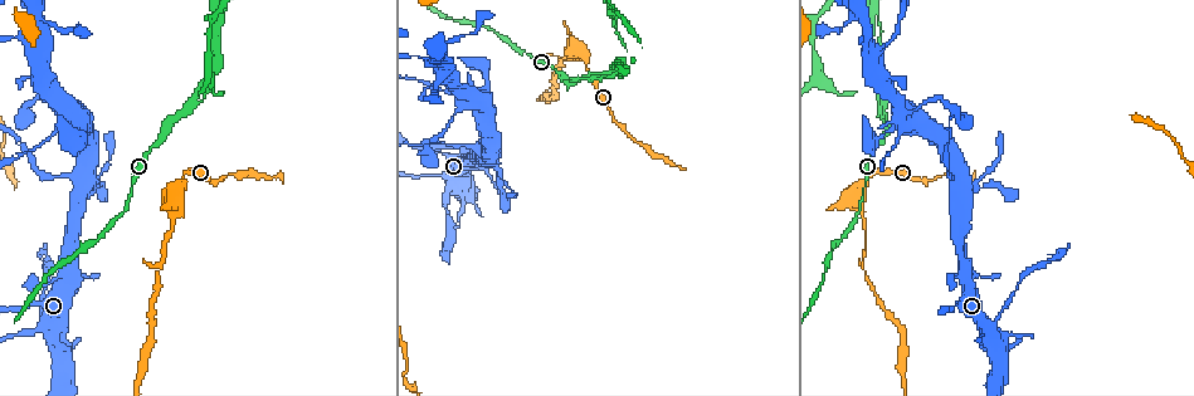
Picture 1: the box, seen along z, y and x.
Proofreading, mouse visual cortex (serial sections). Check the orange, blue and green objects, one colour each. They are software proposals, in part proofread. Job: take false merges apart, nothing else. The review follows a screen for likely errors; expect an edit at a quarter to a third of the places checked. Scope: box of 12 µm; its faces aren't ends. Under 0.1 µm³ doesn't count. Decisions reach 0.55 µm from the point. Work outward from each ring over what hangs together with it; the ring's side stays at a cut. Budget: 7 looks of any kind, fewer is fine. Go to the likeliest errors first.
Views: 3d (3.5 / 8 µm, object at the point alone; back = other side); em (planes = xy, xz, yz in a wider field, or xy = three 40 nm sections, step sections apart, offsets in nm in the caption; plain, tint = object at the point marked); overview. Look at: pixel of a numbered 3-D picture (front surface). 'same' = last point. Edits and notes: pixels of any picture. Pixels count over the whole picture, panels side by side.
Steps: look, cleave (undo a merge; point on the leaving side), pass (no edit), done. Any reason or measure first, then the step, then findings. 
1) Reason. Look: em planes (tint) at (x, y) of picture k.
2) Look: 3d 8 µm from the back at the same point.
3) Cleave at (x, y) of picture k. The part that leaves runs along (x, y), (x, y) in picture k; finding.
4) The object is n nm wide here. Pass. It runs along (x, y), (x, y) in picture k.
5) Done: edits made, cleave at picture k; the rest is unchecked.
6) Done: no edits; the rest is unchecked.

Calibre changes. Look: 3d 8 µm at (464, 146) of picture 1.

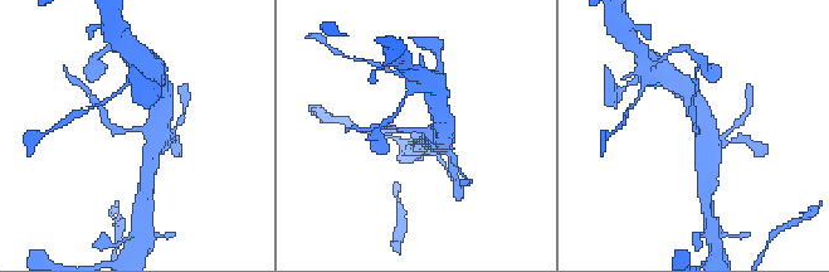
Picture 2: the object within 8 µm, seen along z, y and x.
Look: 3d 3.5 µm at (135, 131) of picture 2.

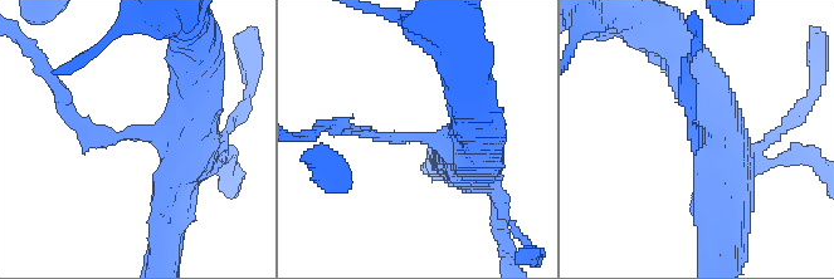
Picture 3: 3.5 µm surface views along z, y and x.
The arms are 150, 400 nm wide. Look: em planes (tint) at (130, 132) of picture 3.

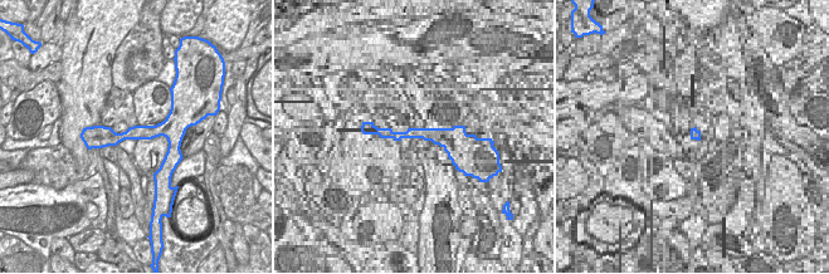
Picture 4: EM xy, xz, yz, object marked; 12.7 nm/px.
Pass. It runs along (92, 130), (172, 137) in picture 4; continuous, no second cell.

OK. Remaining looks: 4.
Thin arm on a thick one. Look: 3d 3.5 µm at (903, 124) of picture 1.

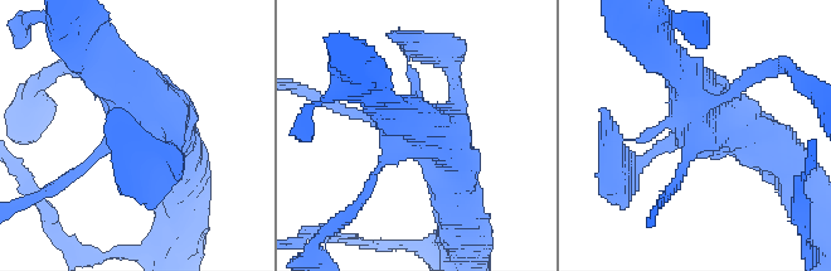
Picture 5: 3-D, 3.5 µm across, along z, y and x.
Look: em xy step 5 (tint) at (697, 130) of picture 5.

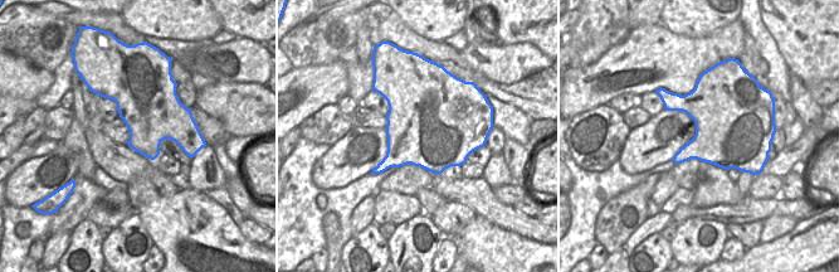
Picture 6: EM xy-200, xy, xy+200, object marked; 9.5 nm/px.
Pass. It runs along (773, 145), (718, 129), (672, 59) in picture 5; one cell here.

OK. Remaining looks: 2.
Sudden change in width. Look: 3d 3.5 µm at (609, 66) of picture 1.

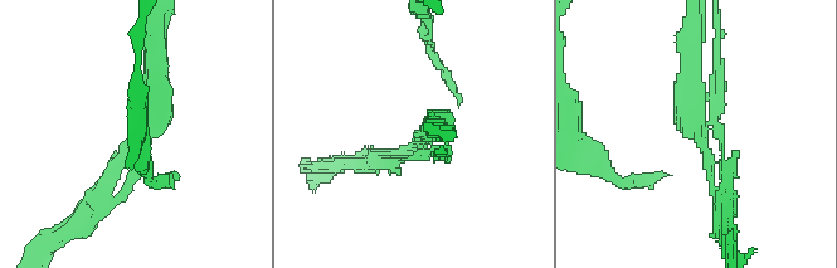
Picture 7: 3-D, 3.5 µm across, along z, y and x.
Look: em xy step 1 (tint) at (702, 147) of picture 7.

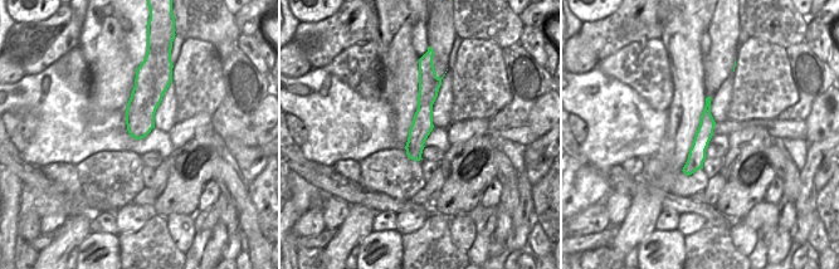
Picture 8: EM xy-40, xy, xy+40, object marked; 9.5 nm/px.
Cleave at (689, 131) of picture 7. A second cell is stuck on.

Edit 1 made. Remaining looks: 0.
Done: edits made, cleave at picture 7; the rest is unchecked.

